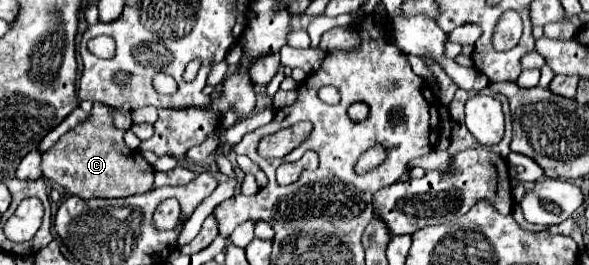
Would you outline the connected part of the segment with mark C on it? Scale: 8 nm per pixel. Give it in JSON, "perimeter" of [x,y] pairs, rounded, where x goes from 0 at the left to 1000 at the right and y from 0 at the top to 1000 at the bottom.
{"perimeter":[[[161,389],[154,449],[131,472],[110,502],[90,562],[73,577],[70,653],[83,683],[104,698],[121,736],[138,751],[154,743],[219,743],[233,728],[256,721],[260,706],[260,630],[243,600],[239,570],[226,570],[212,547],[209,487],[192,472],[188,411],[182,396]]]}

